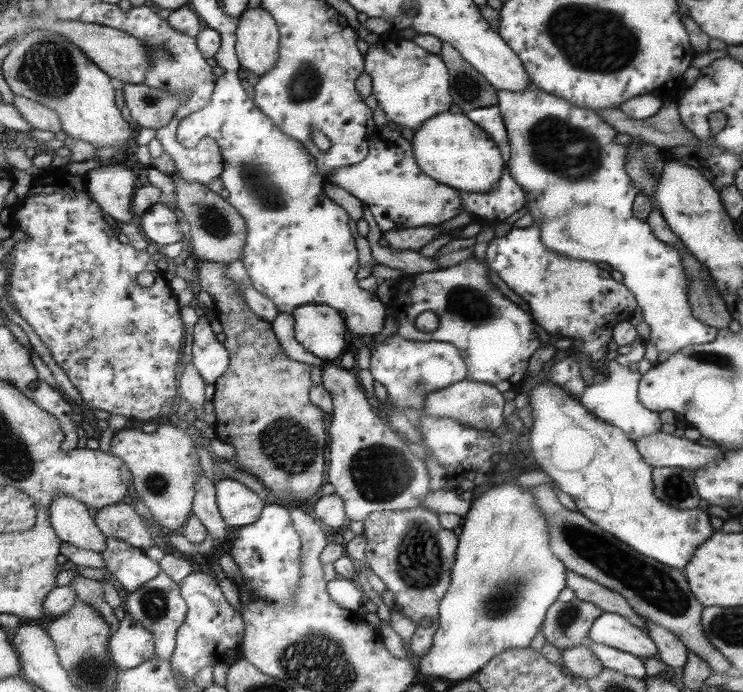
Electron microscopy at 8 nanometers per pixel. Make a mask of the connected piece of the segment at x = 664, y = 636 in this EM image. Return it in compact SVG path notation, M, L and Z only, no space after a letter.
M645 620L649 626L649 638L653 640L653 646L657 646L657 660L665 664L671 672L683 670L689 658L689 652L685 650L683 642L679 642L667 628Z

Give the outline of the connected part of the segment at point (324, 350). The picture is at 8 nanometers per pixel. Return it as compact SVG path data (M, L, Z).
M305 306L293 312L297 320L297 340L323 360L333 360L343 350L345 320L329 306Z

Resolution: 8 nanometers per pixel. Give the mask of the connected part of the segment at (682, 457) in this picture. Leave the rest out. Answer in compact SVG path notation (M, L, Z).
M661 430L649 436L643 436L633 442L637 446L637 452L645 462L649 462L653 468L683 468L683 470L695 470L705 464L709 464L717 454L721 454L721 448L703 448L695 442L689 442L685 438L675 438L673 434L663 434Z

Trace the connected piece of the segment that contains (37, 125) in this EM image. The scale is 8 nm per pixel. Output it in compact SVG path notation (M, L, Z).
M13 96L13 106L29 122L29 126L33 126L33 130L49 130L49 132L63 130L61 116L55 110L45 108L43 104L39 104L27 96Z

